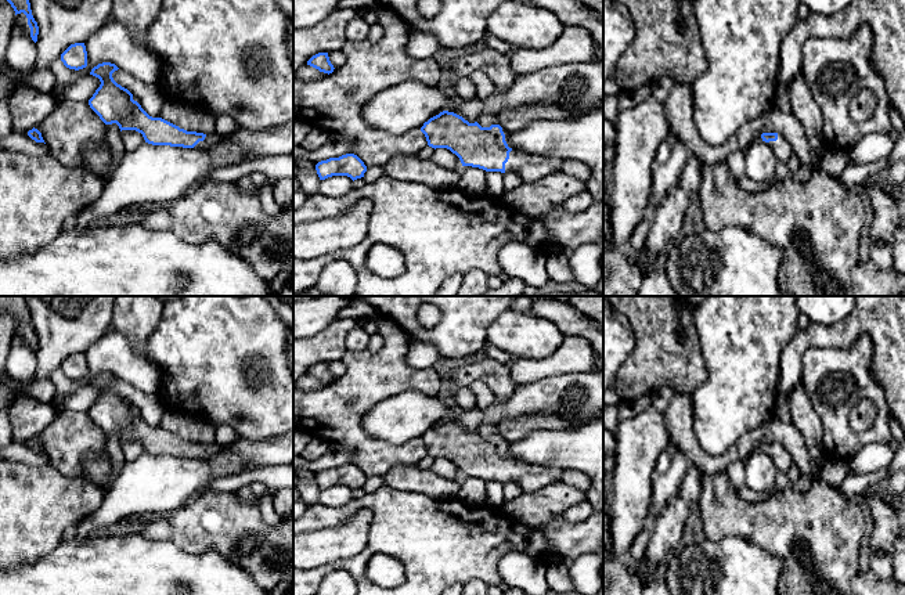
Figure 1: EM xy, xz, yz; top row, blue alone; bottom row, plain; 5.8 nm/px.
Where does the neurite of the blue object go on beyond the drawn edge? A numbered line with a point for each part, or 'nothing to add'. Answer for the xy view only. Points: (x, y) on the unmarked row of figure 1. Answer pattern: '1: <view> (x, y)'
1: xy (212, 449)

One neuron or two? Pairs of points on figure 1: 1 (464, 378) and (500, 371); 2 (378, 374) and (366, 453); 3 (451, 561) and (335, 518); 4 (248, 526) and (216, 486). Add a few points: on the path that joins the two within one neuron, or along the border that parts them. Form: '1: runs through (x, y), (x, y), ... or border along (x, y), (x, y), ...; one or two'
1: runs through (472, 372), (491, 371); one
2: runs through (359, 393), (354, 397), (354, 433); one
3: runs through (422, 533), (411, 527), (388, 504), (364, 504); one
4: border along (204, 490), (234, 493); two

